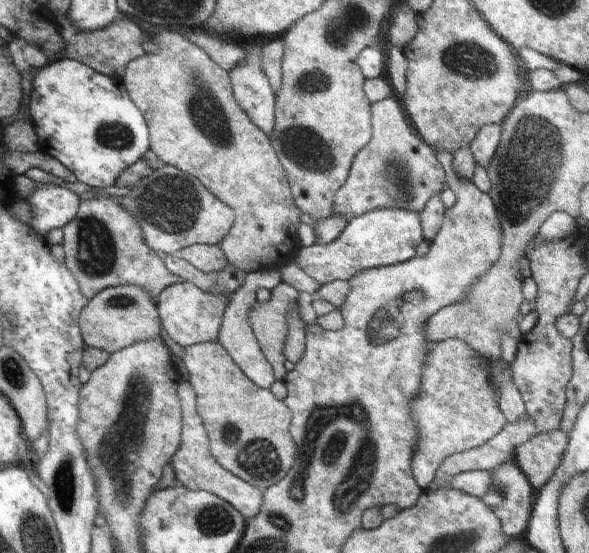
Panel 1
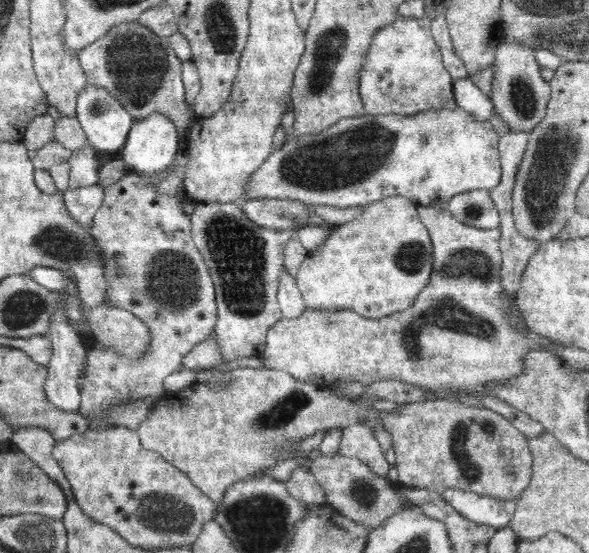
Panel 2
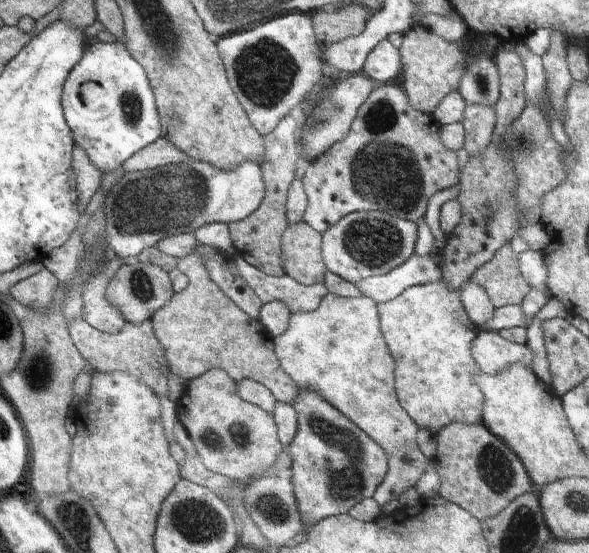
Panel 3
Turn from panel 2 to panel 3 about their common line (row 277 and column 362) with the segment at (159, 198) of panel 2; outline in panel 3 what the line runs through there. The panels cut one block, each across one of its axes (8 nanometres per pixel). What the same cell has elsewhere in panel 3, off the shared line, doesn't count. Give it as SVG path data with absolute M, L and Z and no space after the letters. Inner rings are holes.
M400 86L376 87L360 107L348 134L307 163L302 179L307 196L303 220L320 234L343 216L355 212L380 211L402 220L415 223L420 221L426 214L428 201L434 194L458 184L460 164L457 152L444 146L440 138L441 126L433 114L414 110Z

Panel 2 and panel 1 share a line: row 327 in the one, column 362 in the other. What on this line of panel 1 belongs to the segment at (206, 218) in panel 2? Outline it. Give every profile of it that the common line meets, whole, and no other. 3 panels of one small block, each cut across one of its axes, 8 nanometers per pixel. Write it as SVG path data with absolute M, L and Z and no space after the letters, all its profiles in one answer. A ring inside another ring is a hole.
M378 208L354 217L344 232L329 244L311 245L300 247L298 249L298 257L296 263L310 278L313 278L318 284L324 285L332 281L349 281L356 272L368 270L368 268L380 268L382 266L390 266L398 263L406 262L416 256L416 246L423 240L422 224L420 224L420 216L418 212L406 210L406 208Z

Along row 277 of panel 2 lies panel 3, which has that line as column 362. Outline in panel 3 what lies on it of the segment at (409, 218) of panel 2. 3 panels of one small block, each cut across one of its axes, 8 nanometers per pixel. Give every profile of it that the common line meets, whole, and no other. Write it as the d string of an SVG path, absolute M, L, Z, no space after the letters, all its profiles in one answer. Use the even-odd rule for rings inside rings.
M328 293L322 297L320 306L315 308L314 312L296 312L289 315L288 330L282 336L273 337L272 342L280 368L294 380L298 388L318 392L330 406L342 412L386 452L389 470L372 496L380 511L388 502L402 496L408 488L415 487L426 470L432 470L432 460L420 452L416 442L420 430L398 402L395 388L395 362L385 343L377 303L374 300L364 295L348 298Z

